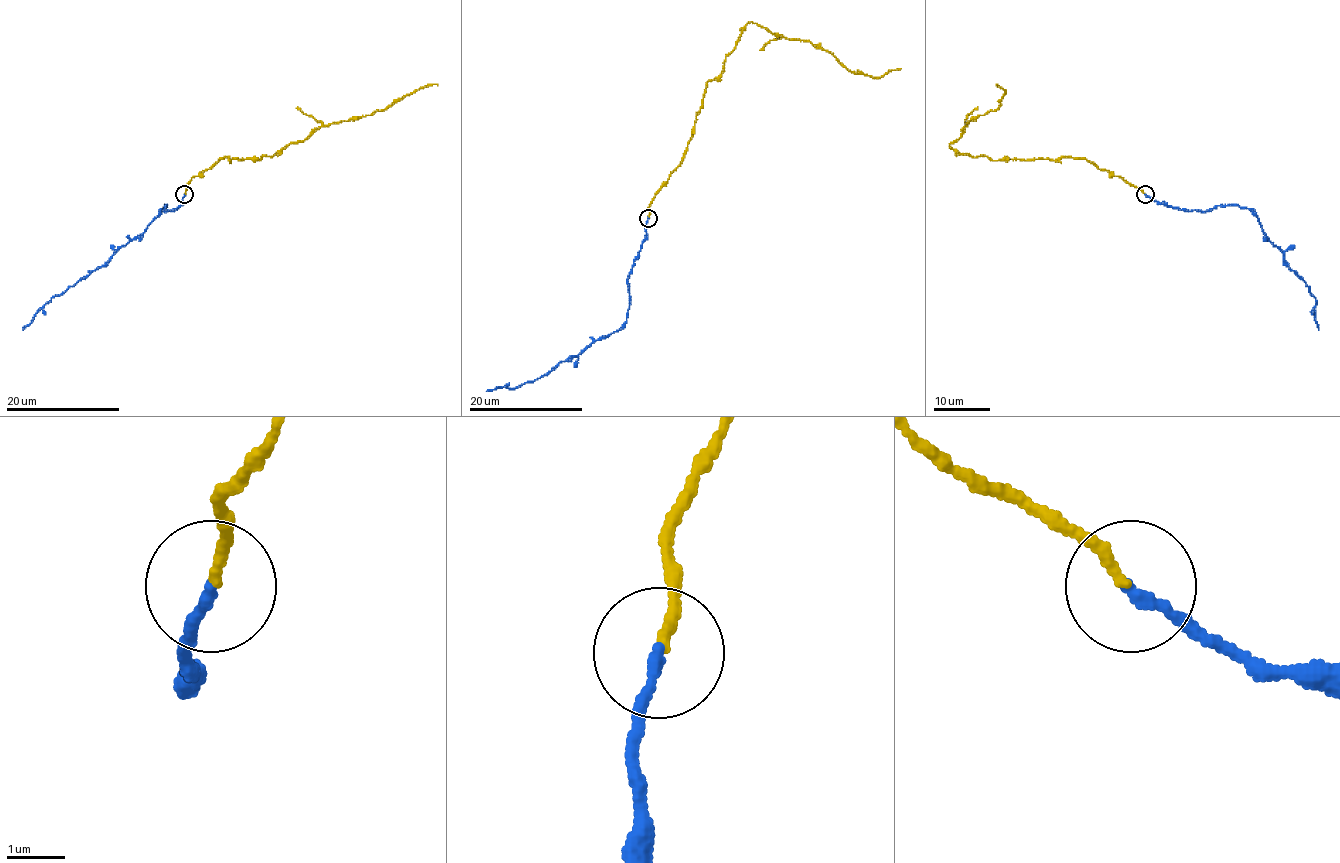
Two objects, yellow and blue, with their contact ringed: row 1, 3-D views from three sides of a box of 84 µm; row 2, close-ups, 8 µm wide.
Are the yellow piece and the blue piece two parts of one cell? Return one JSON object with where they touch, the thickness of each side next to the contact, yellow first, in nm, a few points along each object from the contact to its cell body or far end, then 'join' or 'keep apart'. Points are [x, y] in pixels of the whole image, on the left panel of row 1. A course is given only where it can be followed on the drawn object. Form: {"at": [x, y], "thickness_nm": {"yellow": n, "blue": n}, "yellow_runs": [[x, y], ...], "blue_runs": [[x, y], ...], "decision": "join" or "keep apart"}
{"at": [184, 194], "thickness_nm": {"yellow": 170, "blue": 190}, "yellow_runs": [[184, 194], [193, 177], [219, 159], [270, 157], [324, 125], [382, 111], [429, 84], [437, 85]], "blue_runs": [[184, 194], [176, 210], [164, 210], [166, 205], [142, 234], [51, 299], [23, 330]], "decision": "keep apart"}

